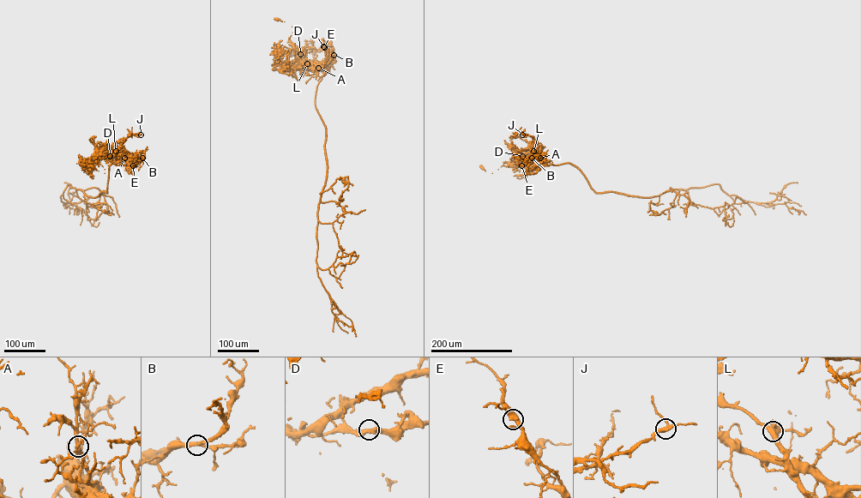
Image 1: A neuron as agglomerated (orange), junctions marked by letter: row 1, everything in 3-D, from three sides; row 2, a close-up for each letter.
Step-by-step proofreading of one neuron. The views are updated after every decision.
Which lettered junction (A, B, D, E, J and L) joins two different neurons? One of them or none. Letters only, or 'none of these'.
D

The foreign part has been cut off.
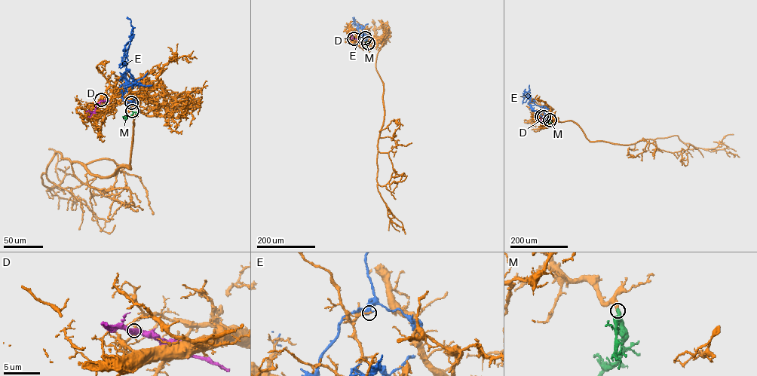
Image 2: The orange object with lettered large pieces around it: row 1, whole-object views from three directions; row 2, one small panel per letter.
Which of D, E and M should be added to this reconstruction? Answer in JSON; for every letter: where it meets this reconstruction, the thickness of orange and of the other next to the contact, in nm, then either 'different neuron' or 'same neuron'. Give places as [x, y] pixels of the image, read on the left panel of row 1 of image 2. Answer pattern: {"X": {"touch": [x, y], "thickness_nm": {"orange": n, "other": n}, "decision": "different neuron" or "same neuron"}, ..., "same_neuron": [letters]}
{"D": {"touch": [101, 99], "thickness_nm": {"orange": 140, "other": 150}, "decision": "different neuron"}, "E": {"touch": [131, 102], "thickness_nm": {"orange": 200, "other": 280}, "decision": "different neuron"}, "M": {"touch": [132, 111], "thickness_nm": {"orange": 360, "other": 480}, "decision": "same neuron"}, "same_neuron": ["M"]}

